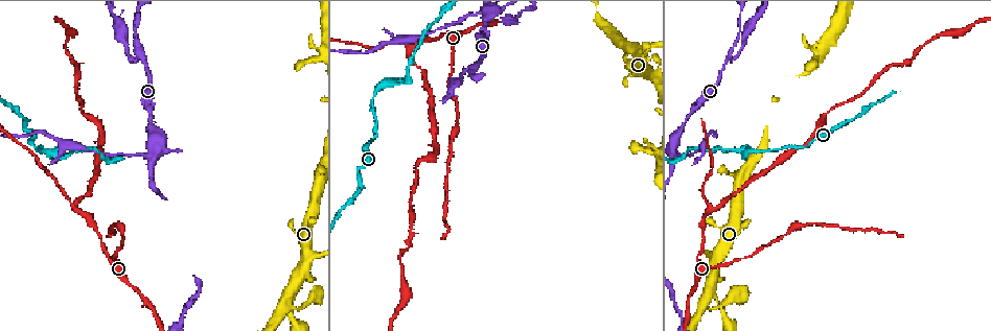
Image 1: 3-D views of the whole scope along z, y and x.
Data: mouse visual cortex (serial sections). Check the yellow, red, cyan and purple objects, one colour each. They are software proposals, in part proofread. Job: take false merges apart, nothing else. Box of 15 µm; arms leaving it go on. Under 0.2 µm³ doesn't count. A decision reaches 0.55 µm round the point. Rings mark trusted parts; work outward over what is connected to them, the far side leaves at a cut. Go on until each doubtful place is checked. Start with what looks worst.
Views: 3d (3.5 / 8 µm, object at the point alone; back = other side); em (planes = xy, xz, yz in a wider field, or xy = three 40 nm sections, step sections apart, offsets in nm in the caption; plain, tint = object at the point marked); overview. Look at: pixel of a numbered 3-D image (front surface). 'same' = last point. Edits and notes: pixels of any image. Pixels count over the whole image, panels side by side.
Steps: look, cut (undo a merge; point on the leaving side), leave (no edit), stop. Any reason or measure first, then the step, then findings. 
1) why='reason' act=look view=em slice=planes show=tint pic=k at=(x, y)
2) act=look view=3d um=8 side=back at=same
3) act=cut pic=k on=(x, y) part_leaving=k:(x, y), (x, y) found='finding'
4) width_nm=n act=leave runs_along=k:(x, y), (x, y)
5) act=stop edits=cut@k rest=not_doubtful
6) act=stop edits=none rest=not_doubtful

why='two arms in line, one across' act=look view=em slice=xy step=2 show=tint pic=1 at=(477, 66)

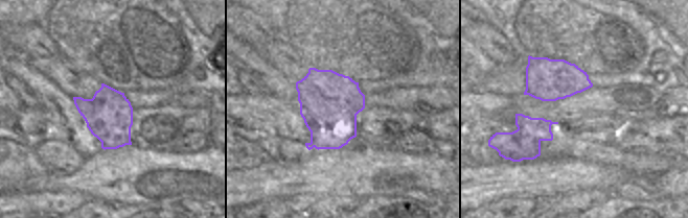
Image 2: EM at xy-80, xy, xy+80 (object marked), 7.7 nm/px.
act=look view=3d um=3.5 at=same

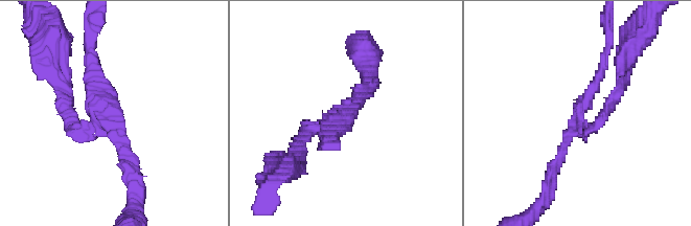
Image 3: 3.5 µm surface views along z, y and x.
arms=3 act=cut pic=3 on=(66, 100) part_leaving=3:(87, 129), (67, 113), (45, 51) found='a second cell is stuck on'

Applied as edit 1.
why='sharp bend' act=look view=3d um=3.5 pic=1 at=(476, 15)

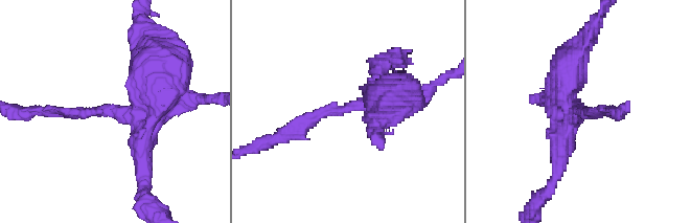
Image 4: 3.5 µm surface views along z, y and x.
arm_widths_nm=150,500 act=look view=em slice=xy step=2 show=tint pic=4 at=(353, 108)

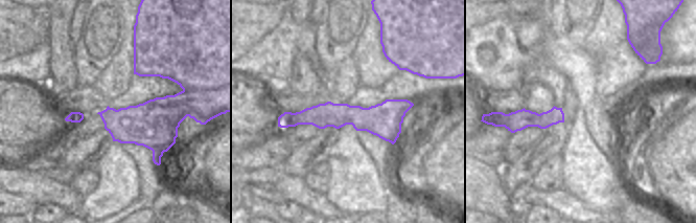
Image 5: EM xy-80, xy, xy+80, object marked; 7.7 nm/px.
width_nm=240 act=cut pic=4 on=(329, 108) part_leaving=4:(362, 104), (317, 114), (281, 136) found='two cells meet here'

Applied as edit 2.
why='see it whole again' act=look view=overview

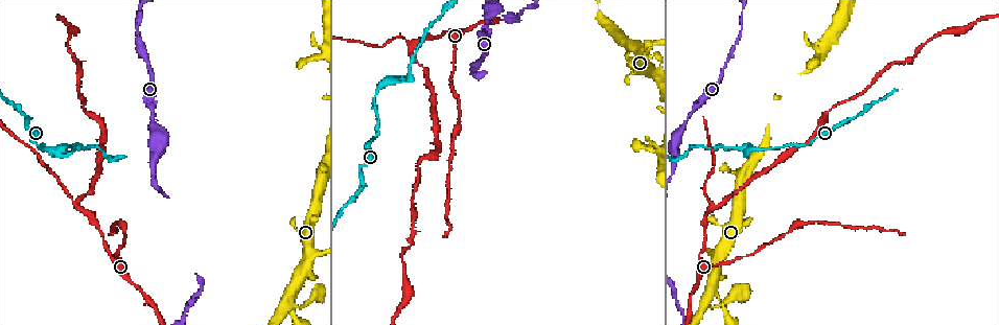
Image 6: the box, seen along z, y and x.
why='narrows sharply' act=look view=3d um=3.5 pic=6 at=(76, 208)

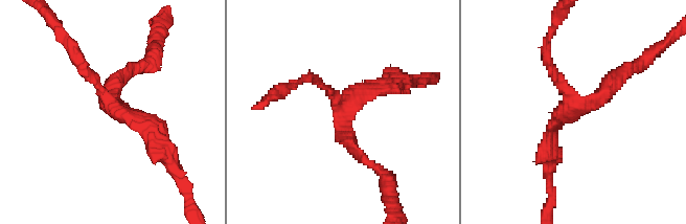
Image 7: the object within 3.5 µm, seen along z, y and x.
arms=3 arm_widths_nm=150,200,200 why='need the tissue' act=look view=em slice=planes show=plain pic=7 at=(348, 107)

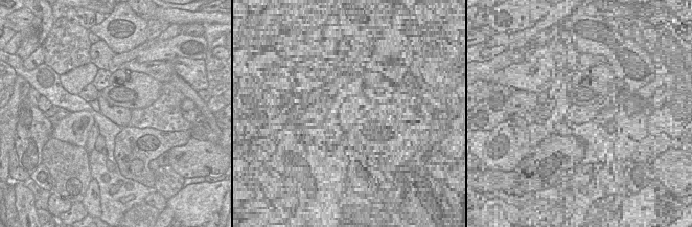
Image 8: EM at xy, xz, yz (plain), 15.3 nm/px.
act=look view=em slice=planes show=tint at=same

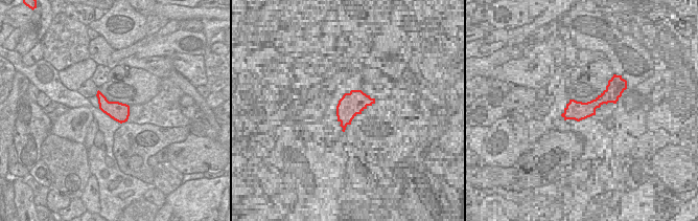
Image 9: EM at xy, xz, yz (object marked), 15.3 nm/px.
width_nm=280 act=leave runs_along=7:(549, 147), (563, 114), (624, 72) found='one cell here'

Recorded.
why='sharp bend' act=look view=3d um=8 pic=6 at=(401, 81)

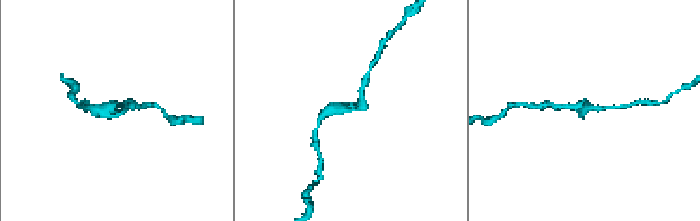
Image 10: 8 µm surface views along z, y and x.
act=look view=3d um=3.5 pic=10 at=(584, 102)

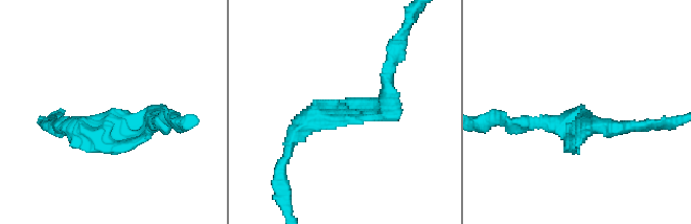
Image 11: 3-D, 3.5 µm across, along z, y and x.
arm_widths_nm=200,300 why='shape alone is not enough' act=look view=em slice=planes show=tint pic=11 at=(363, 116)

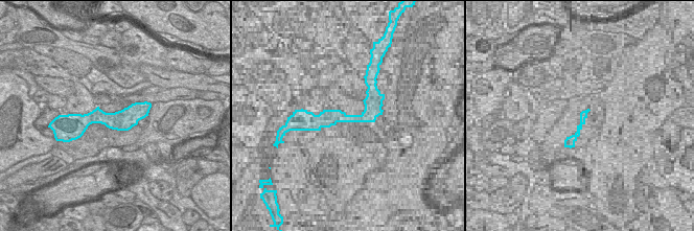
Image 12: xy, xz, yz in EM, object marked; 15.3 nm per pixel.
width_nm=320 act=leave runs_along=12:(146, 110), (126, 118), (81, 120) found='all the same cell'

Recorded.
act=stop edits=cut@3,cut@4 rest=not_doubtful

